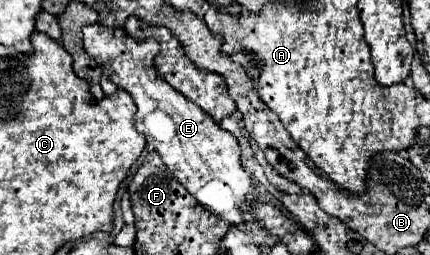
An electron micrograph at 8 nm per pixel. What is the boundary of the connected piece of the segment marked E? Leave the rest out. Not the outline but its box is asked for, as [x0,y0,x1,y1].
[83,22,255,226]

